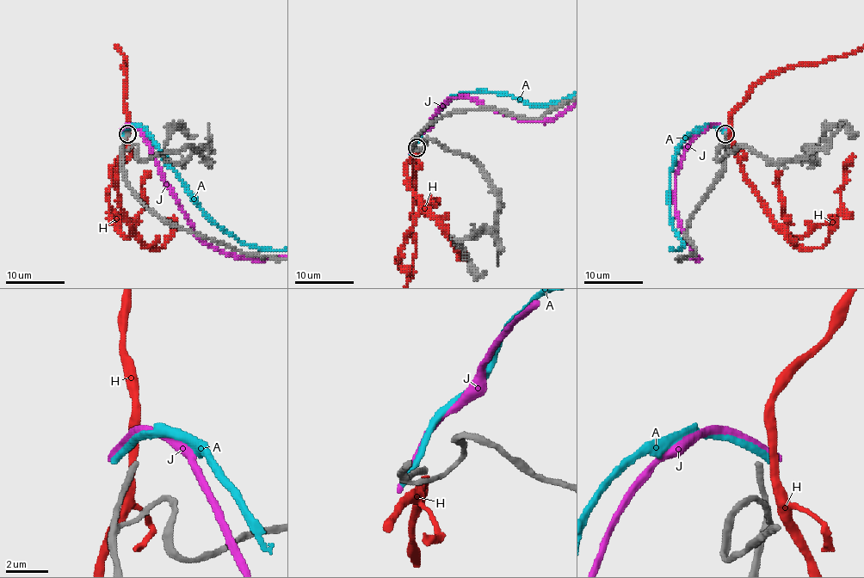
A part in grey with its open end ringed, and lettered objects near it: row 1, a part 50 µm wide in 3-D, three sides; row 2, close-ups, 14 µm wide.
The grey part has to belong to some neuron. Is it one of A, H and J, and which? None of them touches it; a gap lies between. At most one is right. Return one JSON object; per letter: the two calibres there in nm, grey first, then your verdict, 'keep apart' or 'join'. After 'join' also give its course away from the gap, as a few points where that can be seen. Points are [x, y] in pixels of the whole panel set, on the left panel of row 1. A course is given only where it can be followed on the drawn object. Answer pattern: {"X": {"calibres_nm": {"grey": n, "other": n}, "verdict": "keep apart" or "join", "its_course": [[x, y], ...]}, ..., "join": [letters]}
{"A": {"calibres_nm": {"grey": 300, "other": 420}, "verdict": "keep apart"}, "H": {"calibres_nm": {"grey": 300, "other": 360}, "verdict": "keep apart"}, "J": {"calibres_nm": {"grey": 300, "other": 280}, "verdict": "keep apart"}, "join": []}

